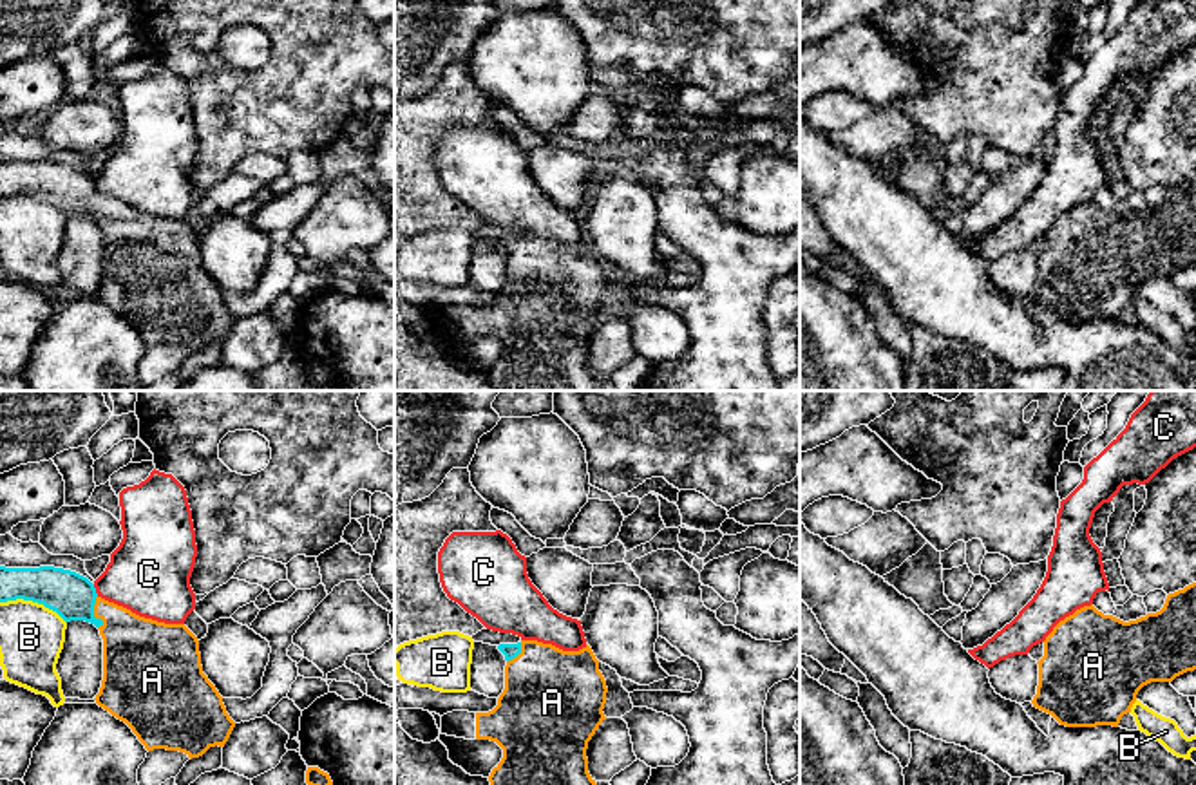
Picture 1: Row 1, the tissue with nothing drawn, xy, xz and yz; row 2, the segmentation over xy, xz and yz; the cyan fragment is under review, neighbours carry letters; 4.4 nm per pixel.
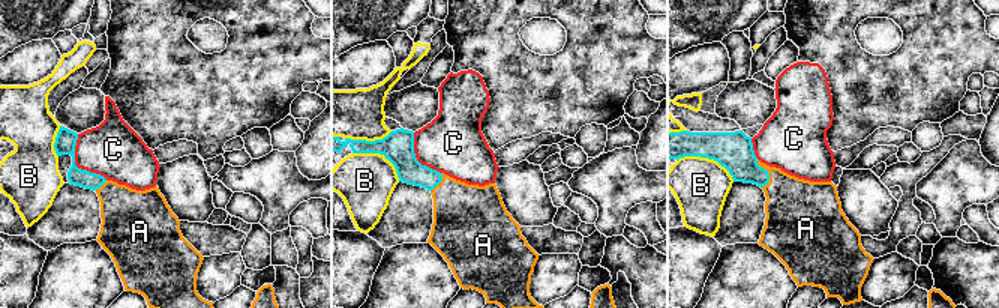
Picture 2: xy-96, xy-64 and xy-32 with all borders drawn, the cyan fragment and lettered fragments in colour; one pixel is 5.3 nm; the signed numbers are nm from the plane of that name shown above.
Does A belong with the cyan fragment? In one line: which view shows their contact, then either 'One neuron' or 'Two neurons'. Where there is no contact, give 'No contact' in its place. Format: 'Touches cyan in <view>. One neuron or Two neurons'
Touches cyan in xy. One neuron

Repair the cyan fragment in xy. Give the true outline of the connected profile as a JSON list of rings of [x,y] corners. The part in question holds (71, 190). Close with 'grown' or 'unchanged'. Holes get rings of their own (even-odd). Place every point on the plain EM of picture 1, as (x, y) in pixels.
[[[0,161],[0,197],[16,194],[43,199],[65,217],[85,215],[100,224],[103,275],[94,295],[125,317],[147,345],[179,345],[192,355],[203,351],[210,342],[224,342],[235,317],[226,307],[223,291],[203,268],[199,235],[185,219],[139,212],[101,194],[87,172],[54,161]]] | grown

